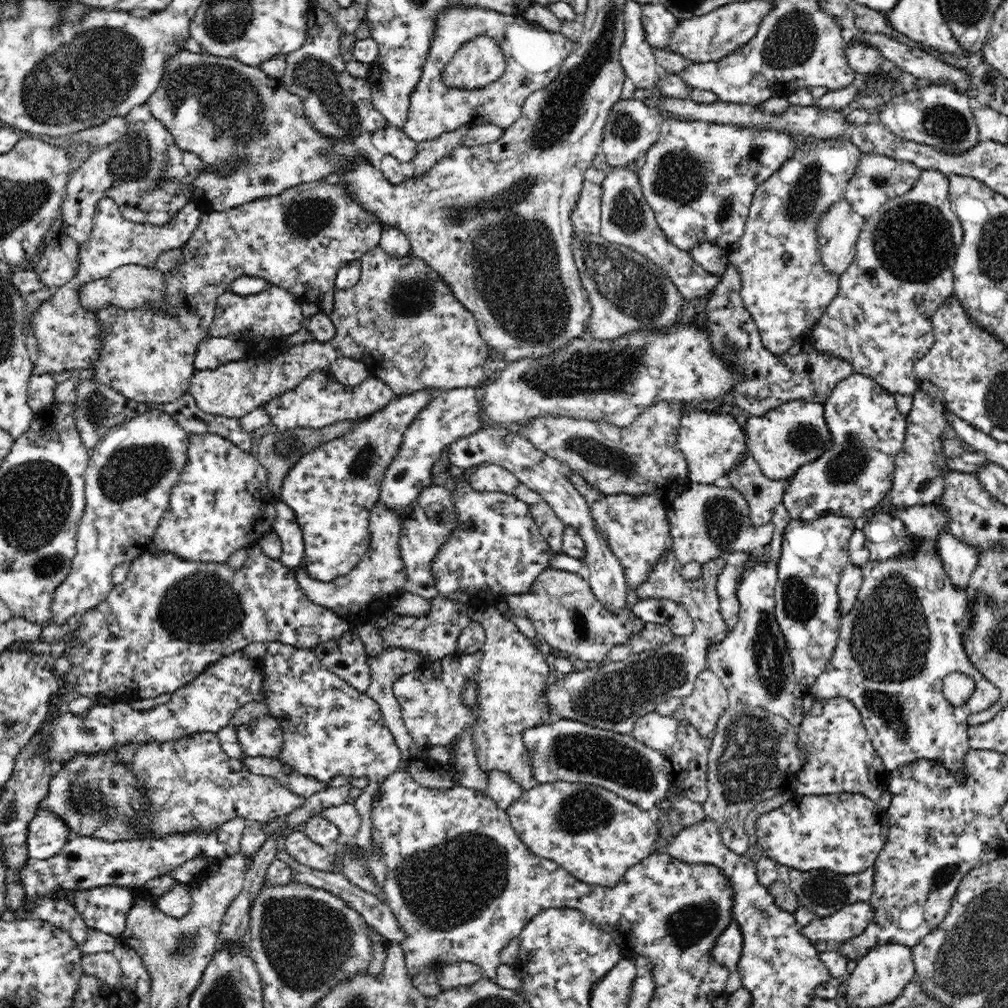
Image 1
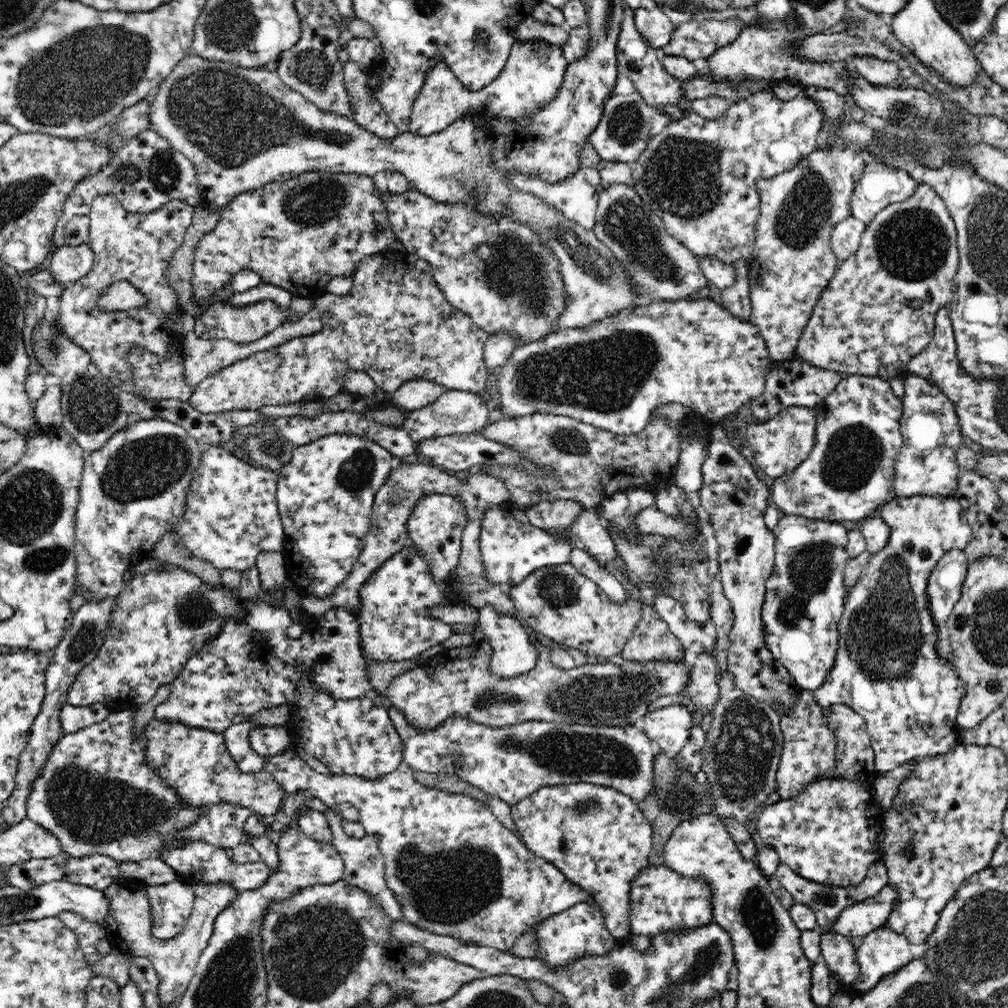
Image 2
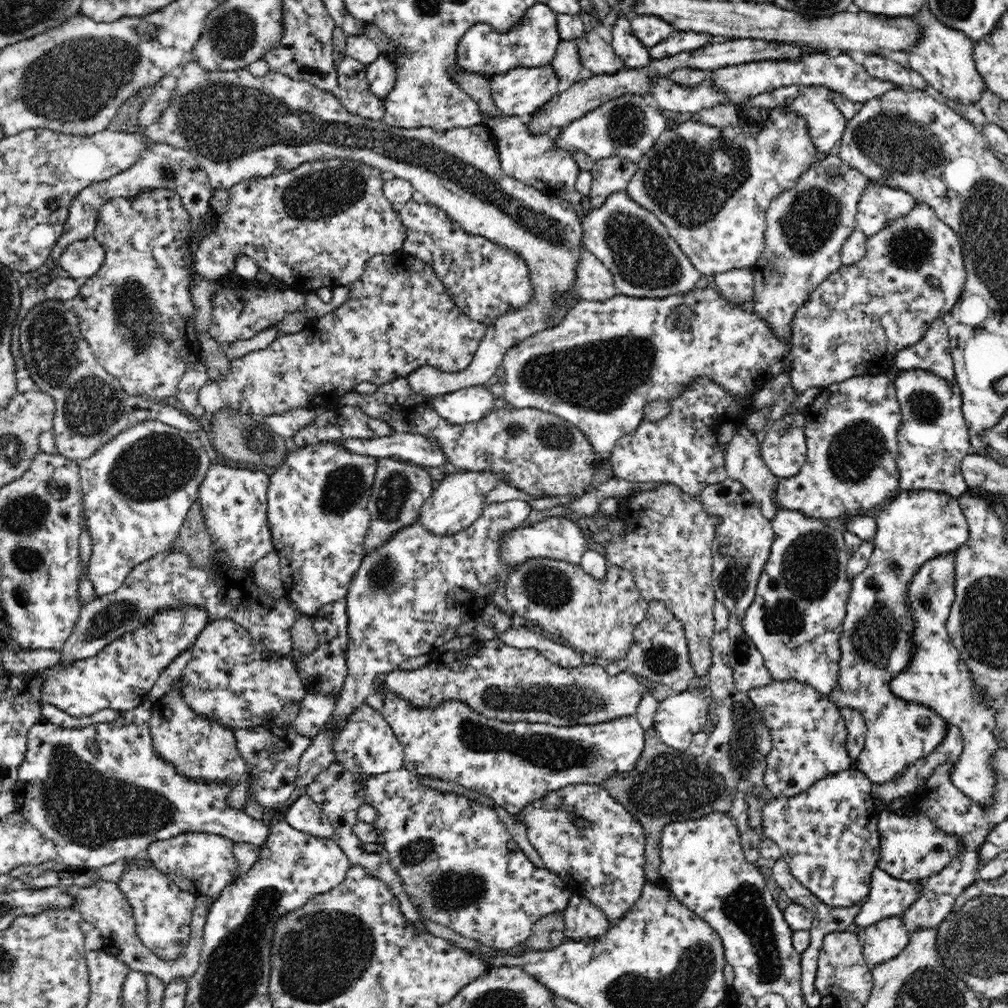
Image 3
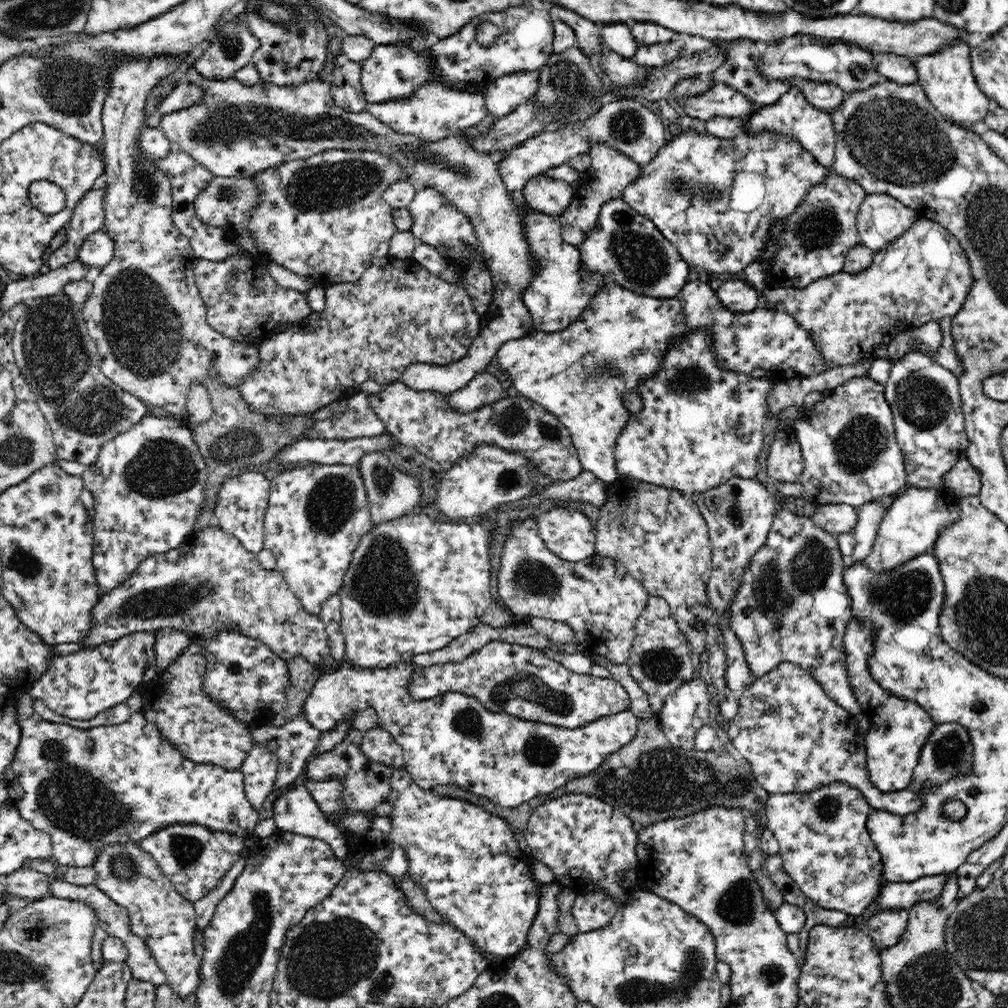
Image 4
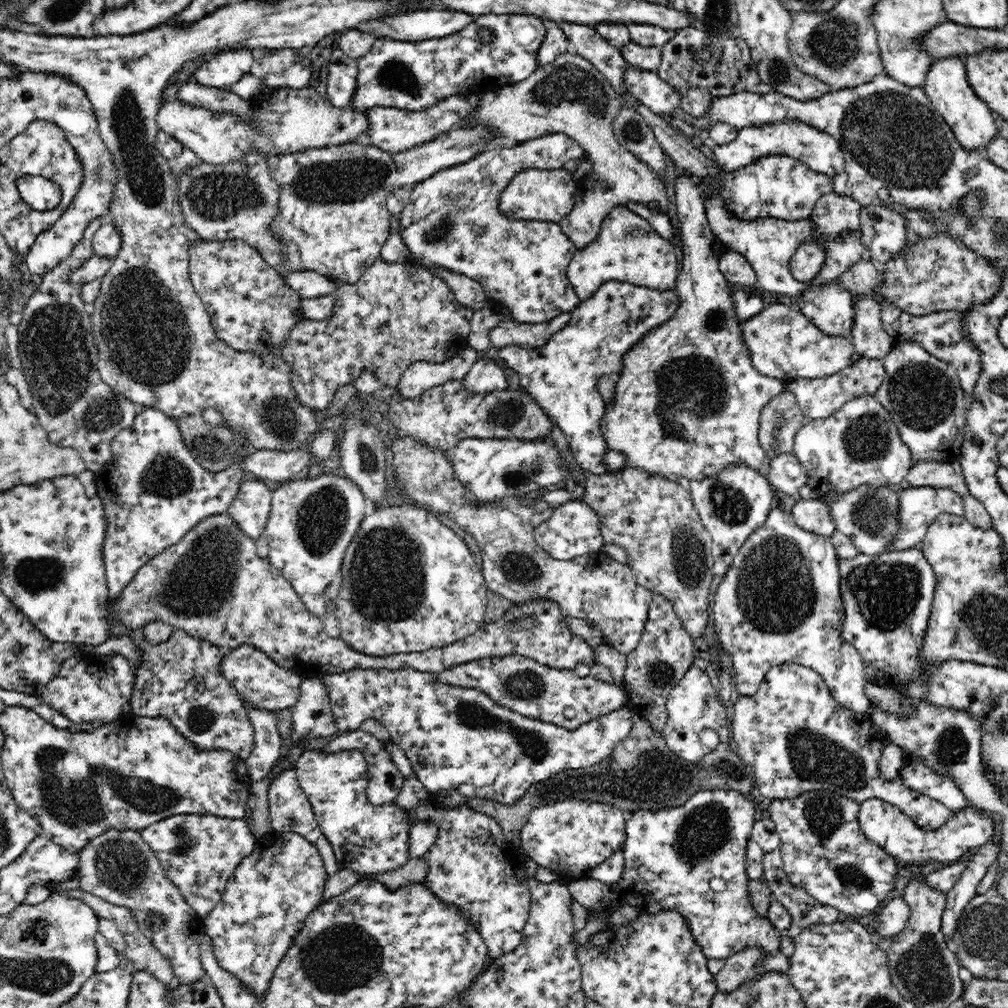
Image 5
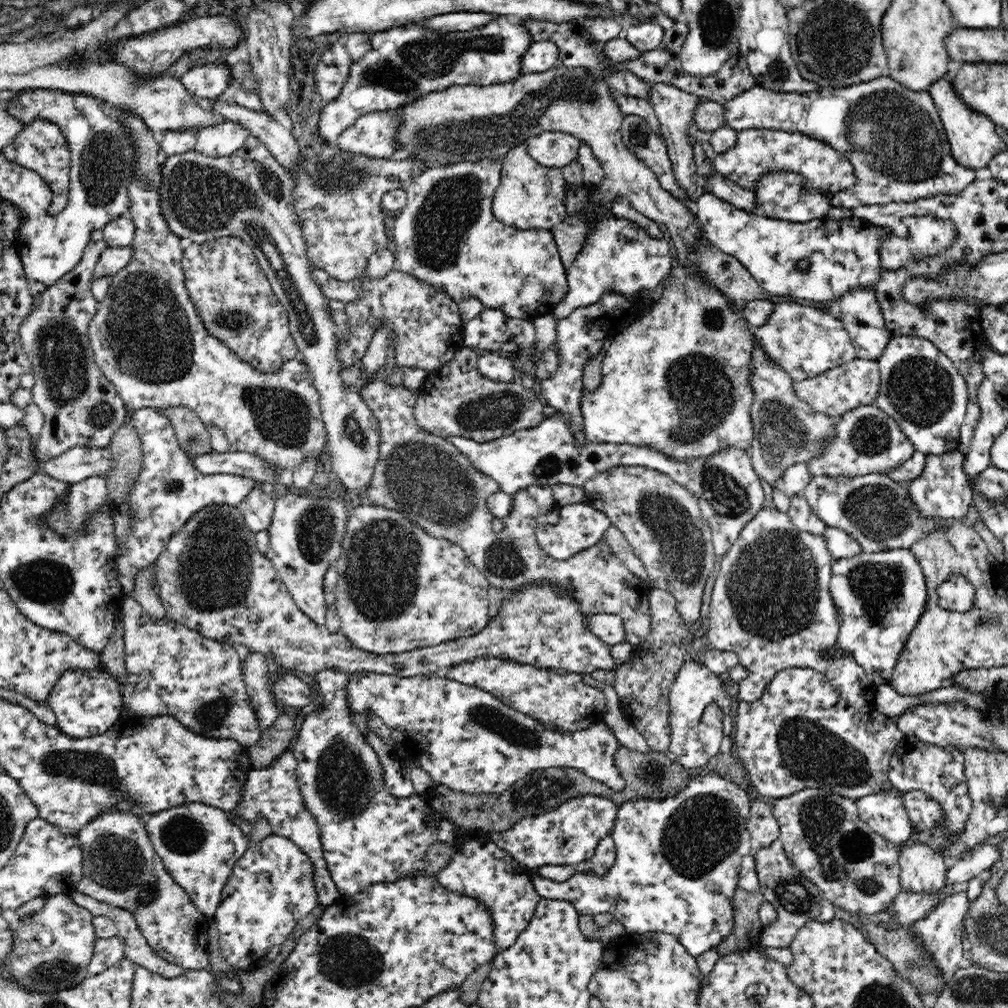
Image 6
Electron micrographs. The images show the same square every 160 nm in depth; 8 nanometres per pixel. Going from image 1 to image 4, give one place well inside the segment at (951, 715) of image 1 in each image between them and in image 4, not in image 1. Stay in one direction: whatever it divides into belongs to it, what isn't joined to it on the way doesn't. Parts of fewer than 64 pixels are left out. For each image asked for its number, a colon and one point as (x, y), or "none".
2: (887, 669)
3: (876, 643)
4: (910, 527)

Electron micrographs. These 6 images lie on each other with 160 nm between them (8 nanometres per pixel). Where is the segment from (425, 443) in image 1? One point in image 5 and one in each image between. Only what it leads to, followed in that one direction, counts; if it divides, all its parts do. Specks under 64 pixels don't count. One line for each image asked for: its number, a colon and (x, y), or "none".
2: (458, 412)
3: (469, 404)
4: (485, 388)
5: (485, 375)

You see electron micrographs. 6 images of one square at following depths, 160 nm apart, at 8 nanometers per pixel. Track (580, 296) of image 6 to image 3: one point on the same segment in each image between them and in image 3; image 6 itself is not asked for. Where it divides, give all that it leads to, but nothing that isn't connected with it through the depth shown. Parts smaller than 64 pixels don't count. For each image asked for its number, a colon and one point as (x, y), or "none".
3: (645, 262)
4: (625, 247)
5: (628, 249)

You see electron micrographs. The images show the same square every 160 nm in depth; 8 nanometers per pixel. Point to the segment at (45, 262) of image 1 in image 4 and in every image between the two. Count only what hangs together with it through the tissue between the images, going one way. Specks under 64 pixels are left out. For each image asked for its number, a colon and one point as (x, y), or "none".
2: (69, 263)
3: (82, 259)
4: (98, 249)

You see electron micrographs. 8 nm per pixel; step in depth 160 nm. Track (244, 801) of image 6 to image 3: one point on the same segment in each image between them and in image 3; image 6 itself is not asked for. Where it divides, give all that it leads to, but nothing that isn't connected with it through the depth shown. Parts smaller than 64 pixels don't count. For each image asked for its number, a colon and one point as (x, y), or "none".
3: (303, 814)
4: (295, 811)
5: (290, 811)

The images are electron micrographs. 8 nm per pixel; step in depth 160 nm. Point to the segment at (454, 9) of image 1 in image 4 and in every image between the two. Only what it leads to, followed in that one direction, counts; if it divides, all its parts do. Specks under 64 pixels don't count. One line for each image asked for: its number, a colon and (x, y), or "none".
2: (531, 77)
3: (520, 92)
4: (502, 97)

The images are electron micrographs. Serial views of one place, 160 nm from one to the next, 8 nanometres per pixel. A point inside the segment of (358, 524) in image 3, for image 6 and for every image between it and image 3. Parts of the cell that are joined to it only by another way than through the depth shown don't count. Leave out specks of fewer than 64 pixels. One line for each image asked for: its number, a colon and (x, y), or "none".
4: (316, 515)
5: (312, 521)
6: (306, 533)

